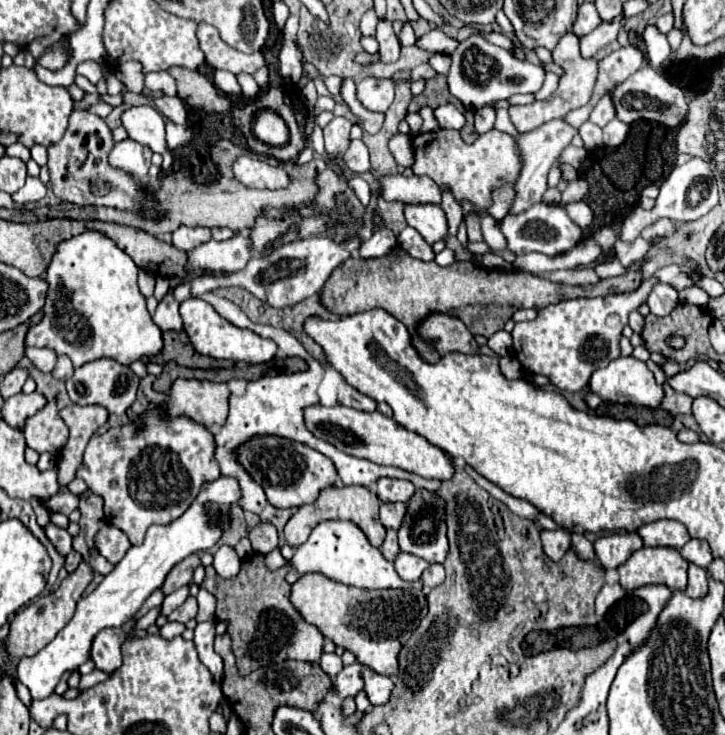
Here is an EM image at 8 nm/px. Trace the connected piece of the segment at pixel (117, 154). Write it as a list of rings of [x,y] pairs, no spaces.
[[[130,138],[118,142],[112,148],[112,152],[108,154],[108,162],[112,164],[112,168],[128,172],[130,176],[136,176],[138,180],[148,178],[150,158],[152,158],[152,152],[146,146],[134,142]]]

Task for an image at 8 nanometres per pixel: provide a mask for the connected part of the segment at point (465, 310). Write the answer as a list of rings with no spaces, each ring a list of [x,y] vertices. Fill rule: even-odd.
[[[400,246],[390,250],[382,258],[362,258],[350,256],[332,276],[326,280],[324,290],[320,292],[320,304],[338,316],[350,316],[358,312],[366,312],[372,308],[382,308],[388,314],[400,320],[410,336],[412,344],[418,350],[424,362],[436,364],[440,356],[430,352],[430,346],[418,338],[416,326],[424,320],[430,312],[444,312],[448,316],[460,318],[472,334],[492,336],[494,332],[504,328],[504,322],[514,314],[518,308],[546,308],[548,304],[556,304],[568,298],[592,298],[592,296],[606,296],[614,292],[628,292],[636,290],[642,280],[642,264],[630,264],[626,274],[614,278],[602,278],[598,284],[588,286],[568,286],[556,284],[546,278],[520,272],[520,270],[494,270],[482,268],[474,262],[454,262],[450,266],[438,266],[436,262],[422,262],[412,258]]]

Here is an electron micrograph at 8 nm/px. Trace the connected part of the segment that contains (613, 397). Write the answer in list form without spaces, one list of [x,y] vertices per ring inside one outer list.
[[[634,356],[618,358],[590,378],[590,390],[606,402],[656,408],[662,400],[662,386],[656,384],[648,366]]]

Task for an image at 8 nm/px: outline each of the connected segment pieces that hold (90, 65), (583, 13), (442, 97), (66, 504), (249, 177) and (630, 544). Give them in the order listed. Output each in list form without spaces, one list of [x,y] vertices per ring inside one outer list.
[[[82,62],[82,64],[78,64],[76,74],[86,76],[92,84],[96,84],[96,82],[100,80],[100,76],[102,76],[102,72],[100,72],[100,64],[98,64],[98,62]]]
[[[582,2],[580,4],[580,10],[578,10],[578,18],[574,22],[574,34],[576,36],[586,36],[590,34],[596,26],[600,24],[600,16],[596,12],[596,6],[594,2]]]
[[[438,74],[438,76],[434,76],[434,78],[426,80],[424,92],[412,98],[408,110],[410,110],[410,112],[418,112],[418,110],[420,110],[422,106],[426,106],[426,104],[428,104],[428,106],[440,106],[440,104],[444,104],[444,102],[454,102],[456,106],[460,106],[460,102],[448,94],[446,76],[444,76],[444,74]]]
[[[60,490],[58,494],[48,498],[48,506],[52,512],[62,512],[68,516],[72,510],[78,508],[78,496],[72,494],[70,490]]]
[[[240,156],[234,162],[234,178],[248,188],[284,188],[290,180],[284,168],[270,166],[268,162],[250,156]]]
[[[632,532],[632,534],[610,534],[610,536],[602,536],[594,542],[596,558],[602,564],[602,568],[618,568],[640,546],[642,546],[642,538],[636,532]]]

